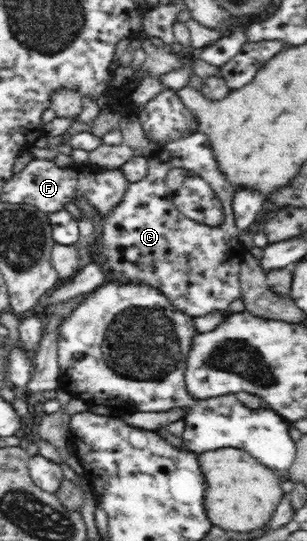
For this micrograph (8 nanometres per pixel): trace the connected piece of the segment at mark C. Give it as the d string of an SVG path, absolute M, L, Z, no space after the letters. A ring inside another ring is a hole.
M201 131L177 141L167 142L156 153L151 153L147 157L147 161L147 177L131 183L126 195L123 196L123 203L107 217L107 221L103 221L101 239L91 245L93 260L105 260L105 265L109 268L109 275L107 275L105 282L146 283L158 289L177 310L193 319L216 311L227 314L229 305L235 299L241 298L240 269L247 253L243 249L241 239L239 239L241 231L236 227L232 209L234 195L237 192L236 188L219 170L219 164L217 164L215 154L211 149L211 141ZM174 167L192 170L213 189L215 195L221 200L225 211L225 222L221 226L208 227L196 223L187 219L176 209L171 199L166 195L165 184L169 169Z

